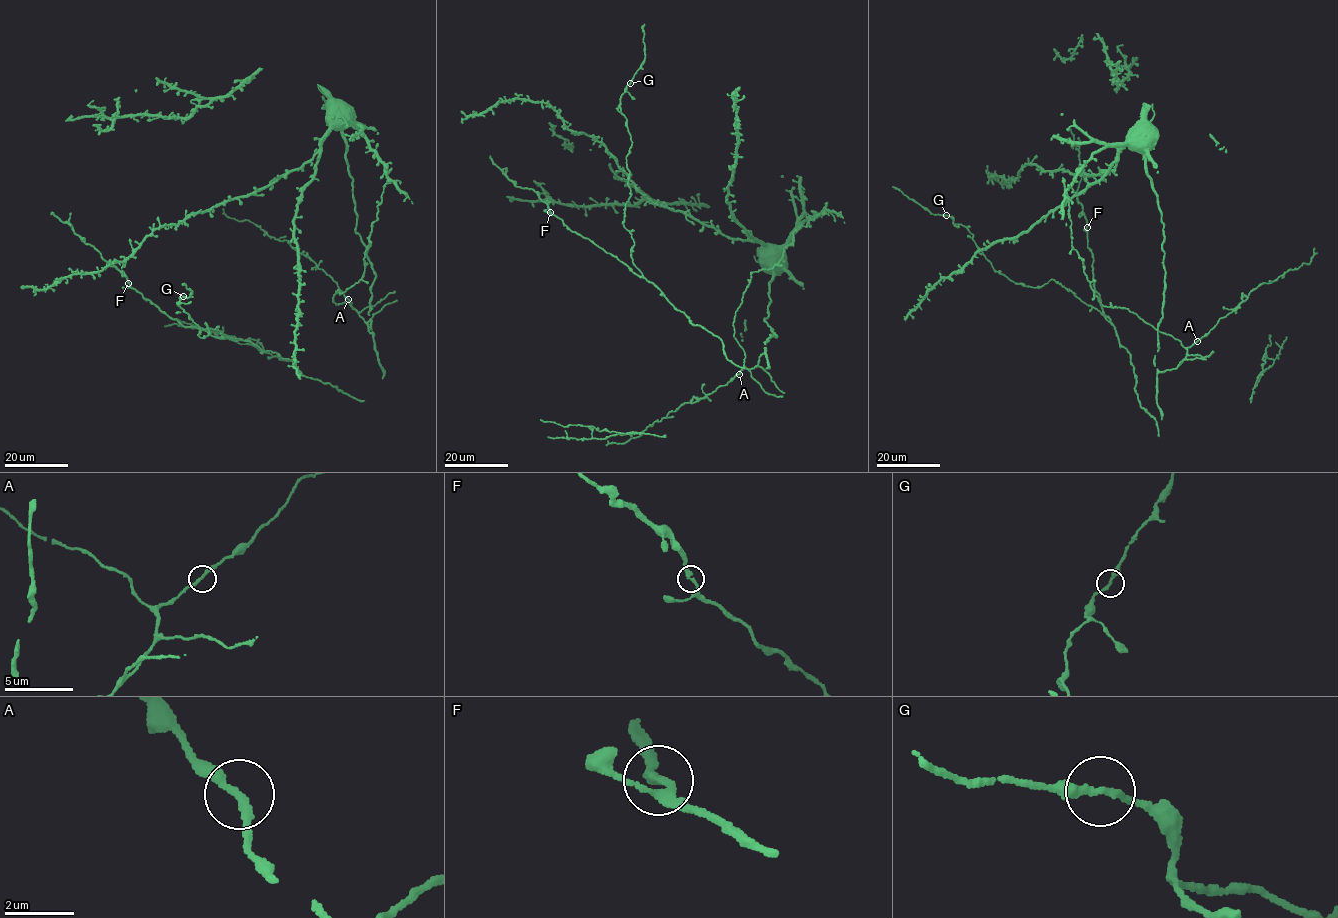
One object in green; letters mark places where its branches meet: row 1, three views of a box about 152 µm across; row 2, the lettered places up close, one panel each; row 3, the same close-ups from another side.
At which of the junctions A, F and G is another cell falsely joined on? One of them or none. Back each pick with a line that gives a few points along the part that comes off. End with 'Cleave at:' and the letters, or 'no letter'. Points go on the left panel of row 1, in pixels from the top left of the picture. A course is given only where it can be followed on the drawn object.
Cleave at: no letter

